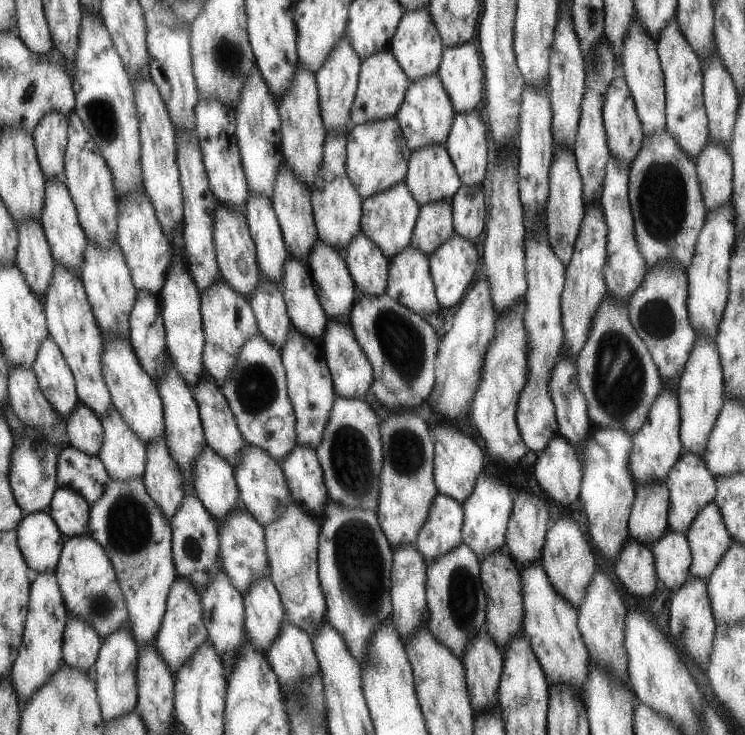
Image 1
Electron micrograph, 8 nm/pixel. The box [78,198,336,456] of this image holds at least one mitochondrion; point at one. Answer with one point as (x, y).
(254, 386)

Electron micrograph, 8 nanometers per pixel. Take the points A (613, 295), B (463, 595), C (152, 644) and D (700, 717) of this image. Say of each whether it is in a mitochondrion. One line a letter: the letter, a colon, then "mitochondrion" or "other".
A: other
B: mitochondrion
C: other
D: other

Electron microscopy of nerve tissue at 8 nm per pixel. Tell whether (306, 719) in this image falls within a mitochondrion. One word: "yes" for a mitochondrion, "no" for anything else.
yes

